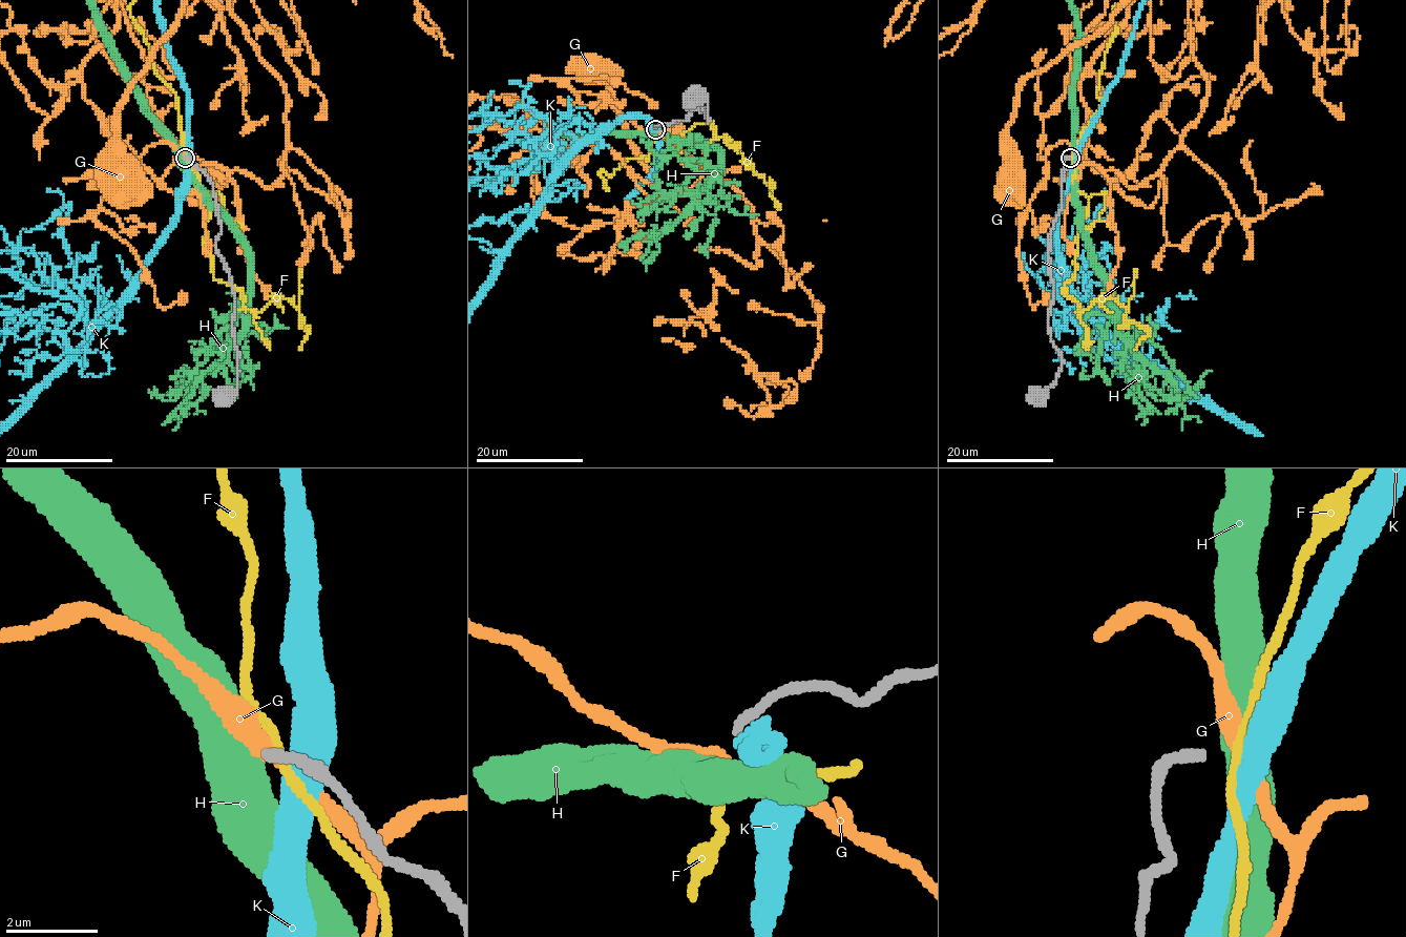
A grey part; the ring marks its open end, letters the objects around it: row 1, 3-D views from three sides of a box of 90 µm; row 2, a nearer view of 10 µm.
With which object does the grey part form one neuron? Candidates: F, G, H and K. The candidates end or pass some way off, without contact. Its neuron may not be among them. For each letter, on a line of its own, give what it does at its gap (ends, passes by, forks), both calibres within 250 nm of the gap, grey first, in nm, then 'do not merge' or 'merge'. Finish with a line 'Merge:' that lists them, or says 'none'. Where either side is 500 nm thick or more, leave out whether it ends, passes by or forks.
F: it passes by | 220/200 nm | do not merge
G: it passes by | 220/400 nm | do not merge
H: 220/550 nm | do not merge
K: it passes by | 220/480 nm | do not merge
Merge: none

